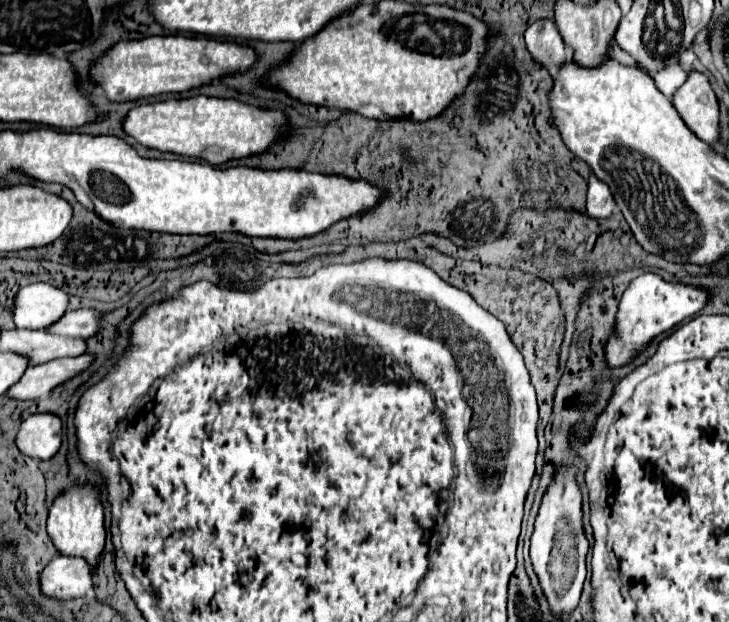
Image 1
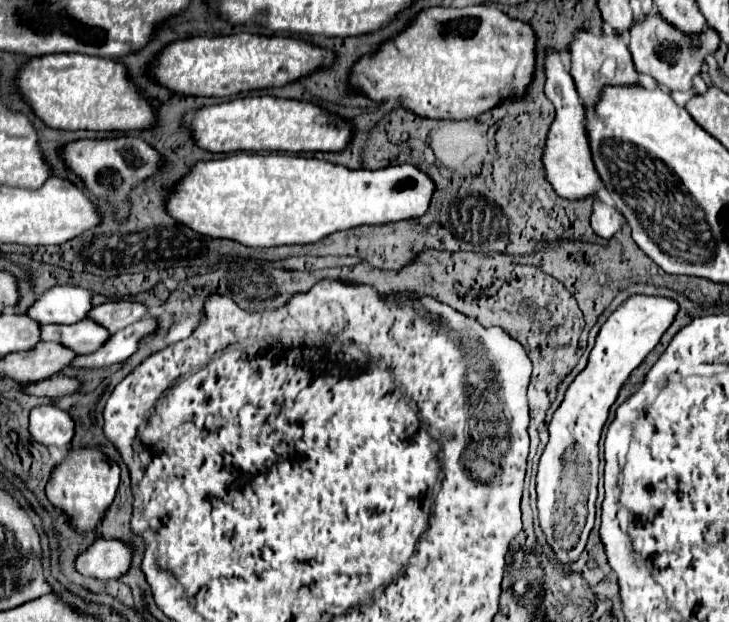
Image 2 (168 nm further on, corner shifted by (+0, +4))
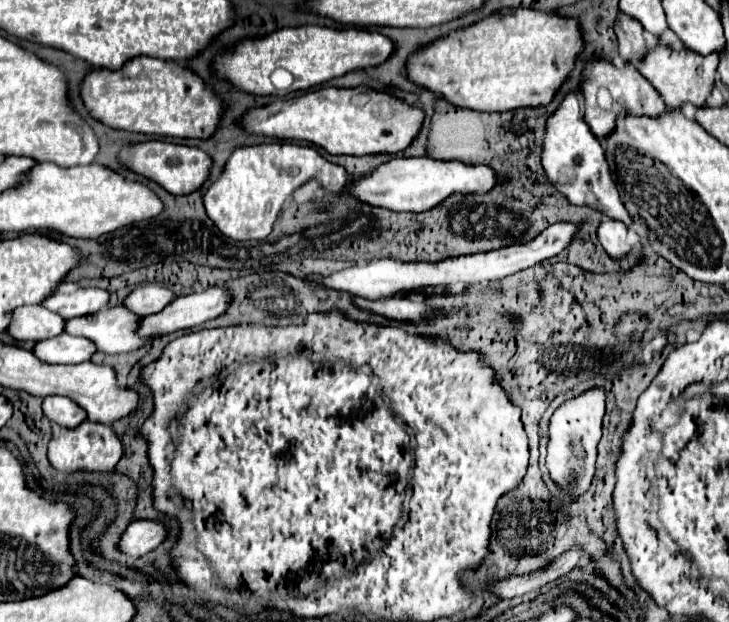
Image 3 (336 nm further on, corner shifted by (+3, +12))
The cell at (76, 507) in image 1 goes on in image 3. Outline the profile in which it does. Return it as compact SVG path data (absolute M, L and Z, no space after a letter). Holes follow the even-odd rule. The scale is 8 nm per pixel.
M84 420L80 426L76 428L62 428L58 438L52 438L50 446L48 446L48 460L56 470L64 470L64 472L80 472L80 470L88 470L88 472L112 472L118 464L122 456L122 444L116 438L116 434L110 430L110 426L106 424L94 424Z

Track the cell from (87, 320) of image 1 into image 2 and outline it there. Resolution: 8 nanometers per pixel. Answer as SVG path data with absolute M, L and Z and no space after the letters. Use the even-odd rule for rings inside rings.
M121 300L121 302L109 302L109 304L95 306L87 318L97 320L97 324L101 324L103 328L109 328L109 332L115 334L115 332L139 322L145 314L147 314L145 304Z

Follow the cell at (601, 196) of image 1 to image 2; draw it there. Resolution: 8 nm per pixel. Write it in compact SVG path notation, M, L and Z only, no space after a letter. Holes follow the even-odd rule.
M597 200L597 204L593 204L593 230L597 236L611 240L623 224L625 218L619 214L619 210L615 210L603 200Z

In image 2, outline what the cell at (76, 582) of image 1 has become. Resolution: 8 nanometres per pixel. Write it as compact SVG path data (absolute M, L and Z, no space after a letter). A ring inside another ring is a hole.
M99 538L87 552L77 558L77 570L85 576L111 580L121 578L131 568L133 548L121 540Z

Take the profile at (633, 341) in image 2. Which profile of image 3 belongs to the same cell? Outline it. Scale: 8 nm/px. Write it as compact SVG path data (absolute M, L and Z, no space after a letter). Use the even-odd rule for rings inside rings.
M600 386L584 390L580 396L566 400L550 418L550 438L548 438L548 456L546 468L550 478L558 488L570 488L572 498L582 496L594 478L596 472L596 454L598 442L602 438L602 418L606 412L606 390Z

